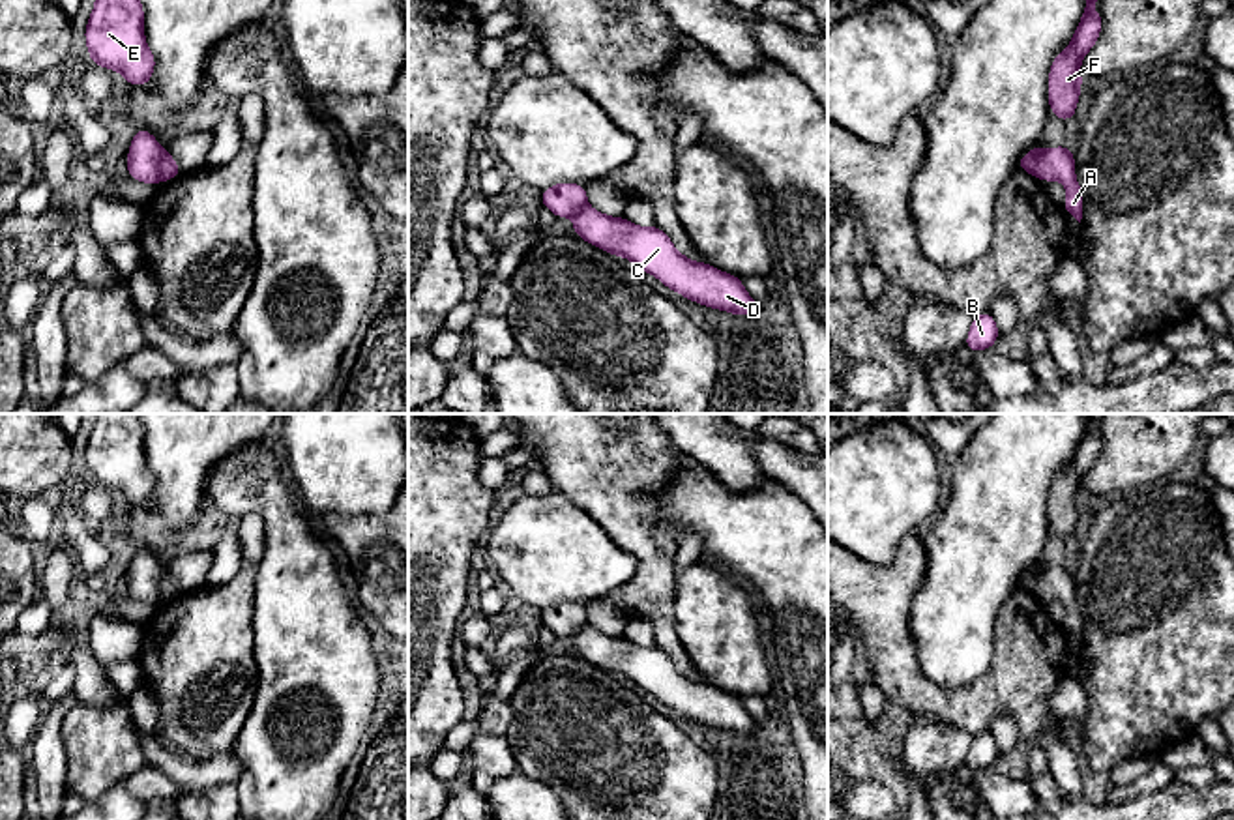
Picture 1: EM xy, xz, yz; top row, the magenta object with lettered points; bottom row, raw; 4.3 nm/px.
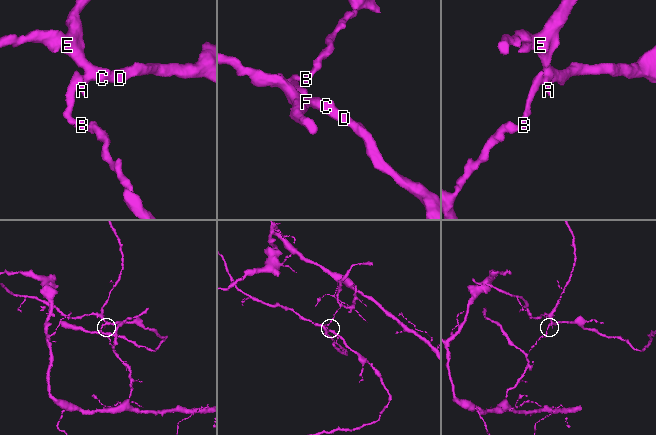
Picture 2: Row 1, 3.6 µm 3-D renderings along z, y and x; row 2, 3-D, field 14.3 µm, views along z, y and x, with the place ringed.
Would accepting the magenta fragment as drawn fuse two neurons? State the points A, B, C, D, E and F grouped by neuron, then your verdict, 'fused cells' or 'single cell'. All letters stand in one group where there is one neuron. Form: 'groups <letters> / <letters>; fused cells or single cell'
groups A C D E F / B; fused cells

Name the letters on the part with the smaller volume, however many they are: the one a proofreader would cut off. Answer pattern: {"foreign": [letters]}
{"foreign": ["A", "C", "D", "E", "F"]}

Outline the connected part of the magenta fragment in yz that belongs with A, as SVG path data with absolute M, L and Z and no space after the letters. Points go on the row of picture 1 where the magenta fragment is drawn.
M1067 146L1043 148L1037 178L1045 183L1049 180L1062 182L1067 193L1064 210L1079 223L1082 219L1082 189L1075 176L1075 155Z

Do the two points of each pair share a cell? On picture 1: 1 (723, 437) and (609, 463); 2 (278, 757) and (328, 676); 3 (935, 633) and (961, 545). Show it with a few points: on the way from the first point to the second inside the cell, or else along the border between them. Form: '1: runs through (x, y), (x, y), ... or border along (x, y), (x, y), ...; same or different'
1: border along (665, 433), (690, 459); different
2: runs through (298, 736), (315, 697); same
3: runs through (954, 611), (961, 596), (961, 568); same

